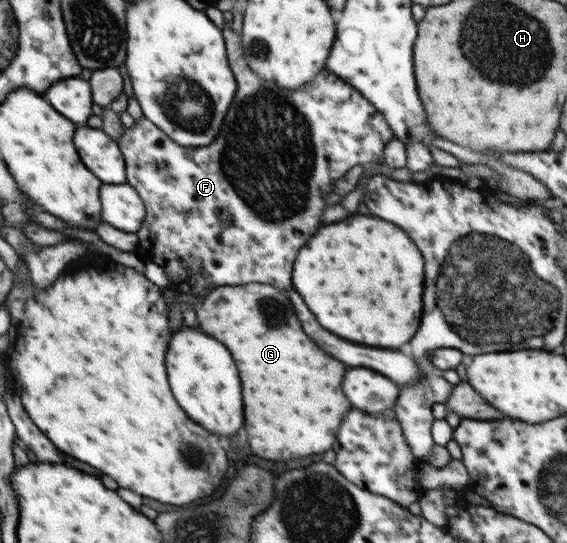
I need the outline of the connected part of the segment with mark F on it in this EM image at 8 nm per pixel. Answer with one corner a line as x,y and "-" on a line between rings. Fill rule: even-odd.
228,22
222,29
222,33
226,42
228,63
237,83
237,94
225,116
221,132
215,137
215,140
204,147
180,147
173,139
155,127
155,124
152,124
147,118
142,118
137,120
132,128
125,128
125,133
117,142
126,163
127,183
137,191
146,210
146,217
137,233
139,242
135,253
143,261
153,262
165,270
171,283
169,288
183,294
201,296
200,302
207,296
207,289
210,289
209,292
211,292
211,288
218,286
261,283
277,288
289,288
292,282
291,270
293,270
293,262
298,250
319,228
319,222
321,222
319,212
323,212
324,196
333,192
335,181
341,176
345,176
347,171
354,166
367,163
382,164
385,145
394,137
393,130
389,128
389,124
385,122
385,118
375,109
375,106
371,105
356,88
347,84
342,77
325,68
320,70
307,84
296,89
284,89
275,83
269,84
263,77
256,75
256,72
250,69
246,56
243,54
242,40
230,29
-
217,208
227,208
232,214
233,222
227,226
221,224
219,219
213,216
217,212

